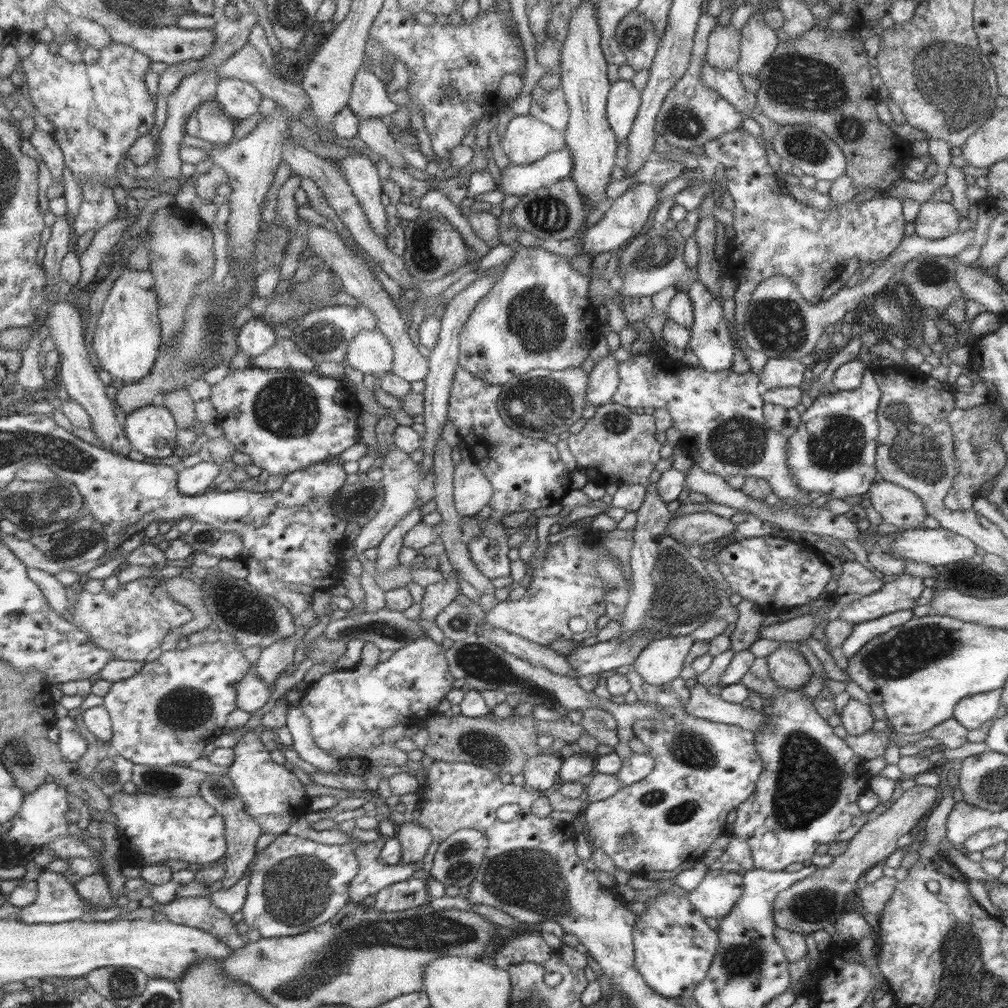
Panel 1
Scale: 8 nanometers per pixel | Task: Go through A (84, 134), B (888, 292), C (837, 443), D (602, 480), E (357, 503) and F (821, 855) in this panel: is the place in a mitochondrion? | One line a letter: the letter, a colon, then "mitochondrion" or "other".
A: mitochondrion
B: other
C: mitochondrion
D: other
E: mitochondrion
F: other

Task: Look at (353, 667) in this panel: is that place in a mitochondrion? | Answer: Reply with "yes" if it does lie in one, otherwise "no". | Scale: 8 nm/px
no

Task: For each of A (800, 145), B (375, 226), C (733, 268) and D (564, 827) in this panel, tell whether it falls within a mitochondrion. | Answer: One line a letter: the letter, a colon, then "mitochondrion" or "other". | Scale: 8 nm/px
A: mitochondrion
B: other
C: other
D: other

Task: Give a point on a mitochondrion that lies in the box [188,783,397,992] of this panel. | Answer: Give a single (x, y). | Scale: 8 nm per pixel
(297, 889)

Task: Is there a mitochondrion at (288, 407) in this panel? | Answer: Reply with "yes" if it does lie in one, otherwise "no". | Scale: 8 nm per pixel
yes

